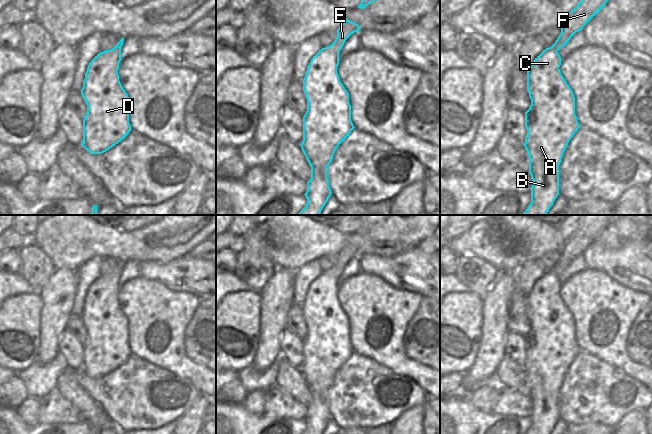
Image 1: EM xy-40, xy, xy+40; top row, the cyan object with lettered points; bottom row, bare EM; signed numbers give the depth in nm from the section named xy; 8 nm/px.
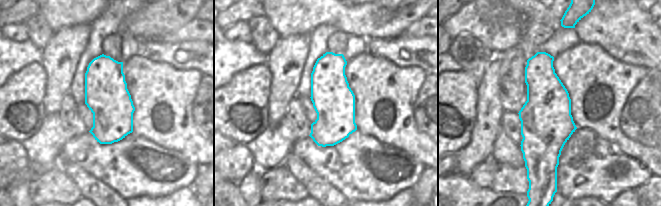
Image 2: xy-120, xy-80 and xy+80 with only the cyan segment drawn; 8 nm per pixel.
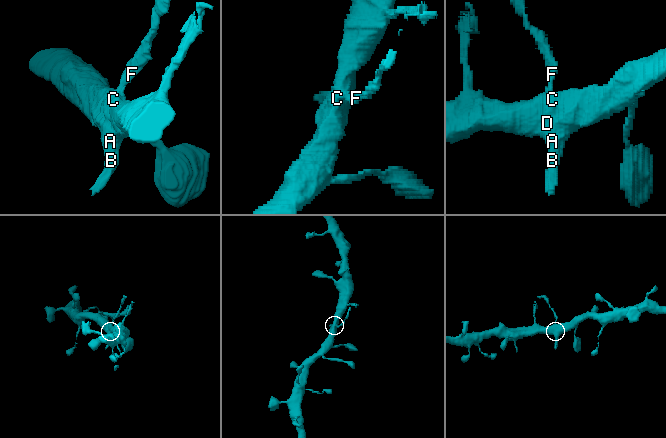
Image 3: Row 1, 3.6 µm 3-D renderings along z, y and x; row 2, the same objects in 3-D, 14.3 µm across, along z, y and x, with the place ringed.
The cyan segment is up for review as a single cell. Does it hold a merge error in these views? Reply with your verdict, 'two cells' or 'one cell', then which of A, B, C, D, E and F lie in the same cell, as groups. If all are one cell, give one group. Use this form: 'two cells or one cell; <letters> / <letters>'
two cells; A B C D / E F

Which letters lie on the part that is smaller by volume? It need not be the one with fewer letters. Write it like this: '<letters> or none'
E, F

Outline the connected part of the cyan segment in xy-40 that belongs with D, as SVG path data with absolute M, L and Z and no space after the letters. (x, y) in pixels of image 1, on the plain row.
M124 262L117 267L114 276L106 274L97 278L89 287L81 313L87 329L83 343L83 365L81 370L90 378L102 378L121 366L131 355L129 347L129 321L123 313L119 299L121 271Z

